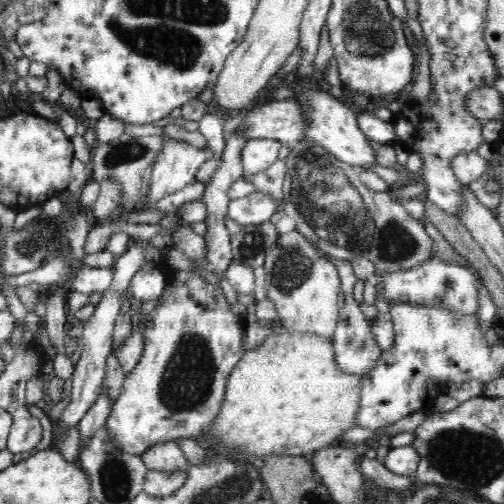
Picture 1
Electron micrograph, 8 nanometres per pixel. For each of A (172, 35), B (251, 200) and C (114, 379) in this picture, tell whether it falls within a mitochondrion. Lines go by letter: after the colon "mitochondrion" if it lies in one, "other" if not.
A: mitochondrion
B: other
C: other

